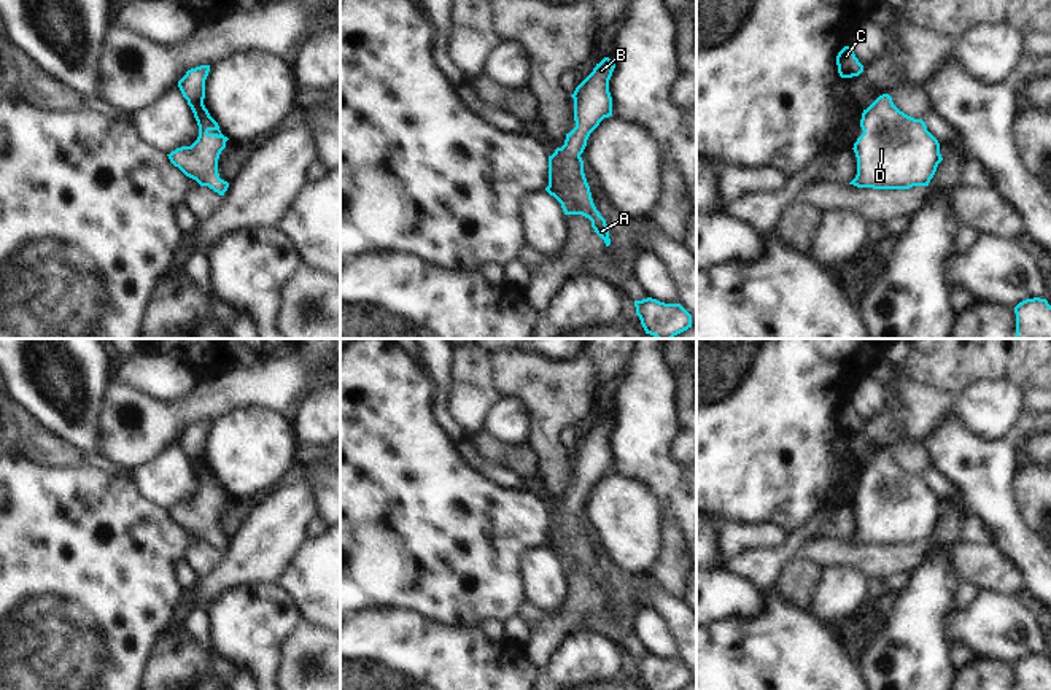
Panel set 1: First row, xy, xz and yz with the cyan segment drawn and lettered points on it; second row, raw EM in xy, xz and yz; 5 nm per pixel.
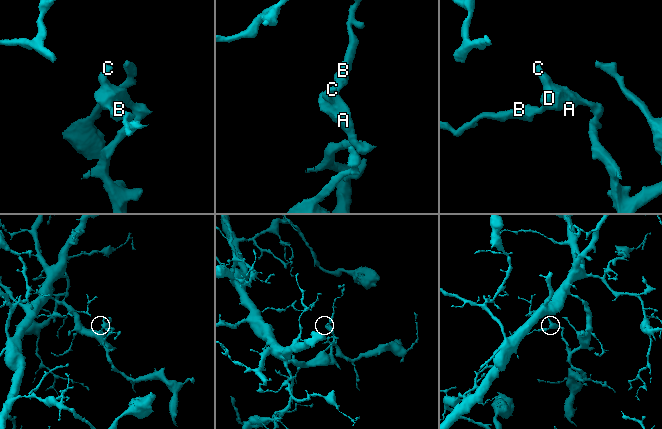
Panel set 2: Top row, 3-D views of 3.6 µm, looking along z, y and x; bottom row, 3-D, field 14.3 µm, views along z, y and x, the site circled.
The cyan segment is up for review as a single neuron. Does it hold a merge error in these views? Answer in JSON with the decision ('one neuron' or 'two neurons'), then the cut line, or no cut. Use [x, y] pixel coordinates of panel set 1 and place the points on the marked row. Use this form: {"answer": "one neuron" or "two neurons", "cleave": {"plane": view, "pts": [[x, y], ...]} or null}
{"answer": "one neuron", "cleave": null}

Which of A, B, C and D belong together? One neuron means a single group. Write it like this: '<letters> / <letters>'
A B C D

